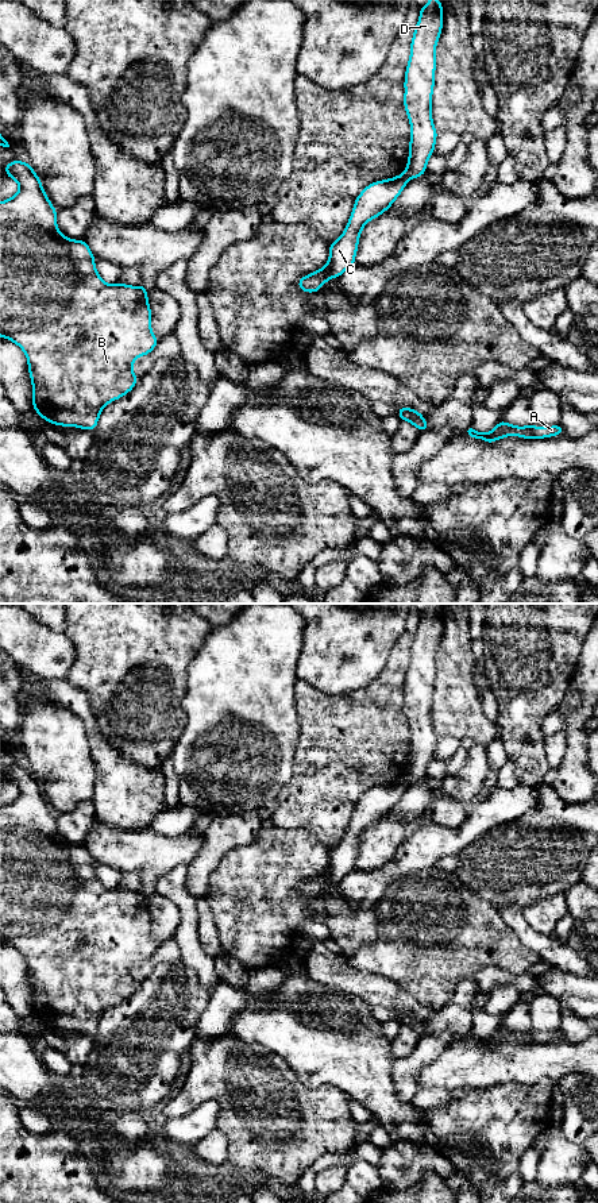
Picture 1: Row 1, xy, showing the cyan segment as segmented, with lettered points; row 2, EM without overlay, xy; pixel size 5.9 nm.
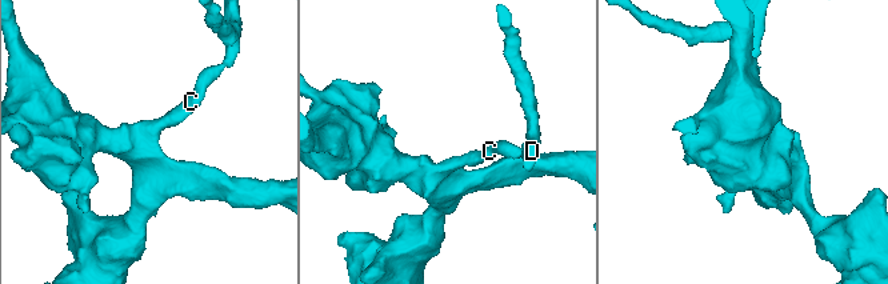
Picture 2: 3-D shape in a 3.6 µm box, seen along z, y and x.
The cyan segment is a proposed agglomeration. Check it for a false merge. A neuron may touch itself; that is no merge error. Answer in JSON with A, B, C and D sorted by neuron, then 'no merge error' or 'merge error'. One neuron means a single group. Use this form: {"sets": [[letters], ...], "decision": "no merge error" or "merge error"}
{"sets": [["A", "B", "C"], ["D"]], "decision": "merge error"}

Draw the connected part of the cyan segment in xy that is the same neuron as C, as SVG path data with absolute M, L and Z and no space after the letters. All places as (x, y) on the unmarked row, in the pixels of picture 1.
M402 778L367 790L355 803L350 825L342 841L328 849L328 868L317 876L300 883L297 892L305 898L316 898L329 883L340 883L347 874L352 872L363 832L391 811L408 786L408 780Z

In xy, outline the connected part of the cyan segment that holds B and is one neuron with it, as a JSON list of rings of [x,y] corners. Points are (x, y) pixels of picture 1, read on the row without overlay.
[[[16,763],[4,771],[4,776],[19,788],[19,797],[0,807],[0,941],[18,949],[27,961],[34,1015],[49,1029],[93,1037],[105,1010],[124,1002],[139,986],[132,978],[132,967],[150,960],[159,948],[151,937],[147,892],[120,886],[105,888],[86,847],[59,837],[57,814],[30,768]]]

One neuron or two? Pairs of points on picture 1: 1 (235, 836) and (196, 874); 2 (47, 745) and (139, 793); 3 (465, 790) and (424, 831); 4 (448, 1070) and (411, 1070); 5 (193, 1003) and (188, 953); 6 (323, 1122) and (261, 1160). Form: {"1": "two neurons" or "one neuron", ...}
{"1": "one neuron", "2": "two neurons", "3": "two neurons", "4": "two neurons", "5": "two neurons", "6": "one neuron"}

